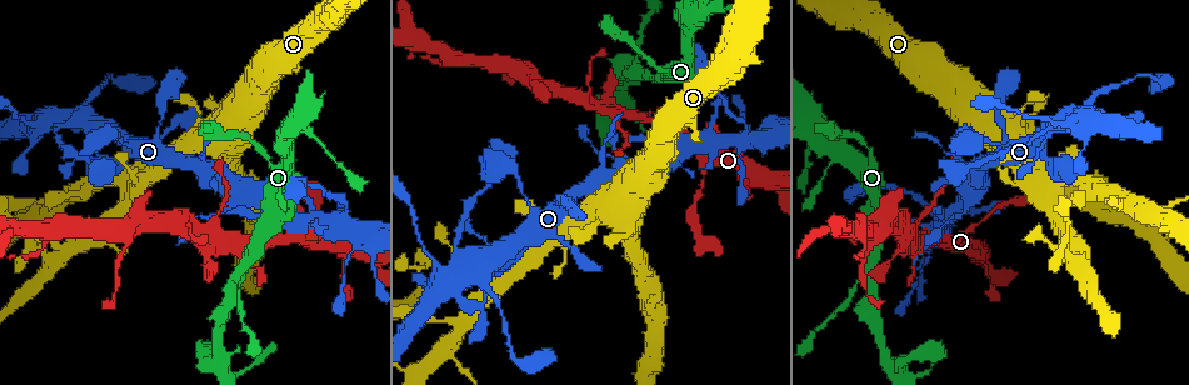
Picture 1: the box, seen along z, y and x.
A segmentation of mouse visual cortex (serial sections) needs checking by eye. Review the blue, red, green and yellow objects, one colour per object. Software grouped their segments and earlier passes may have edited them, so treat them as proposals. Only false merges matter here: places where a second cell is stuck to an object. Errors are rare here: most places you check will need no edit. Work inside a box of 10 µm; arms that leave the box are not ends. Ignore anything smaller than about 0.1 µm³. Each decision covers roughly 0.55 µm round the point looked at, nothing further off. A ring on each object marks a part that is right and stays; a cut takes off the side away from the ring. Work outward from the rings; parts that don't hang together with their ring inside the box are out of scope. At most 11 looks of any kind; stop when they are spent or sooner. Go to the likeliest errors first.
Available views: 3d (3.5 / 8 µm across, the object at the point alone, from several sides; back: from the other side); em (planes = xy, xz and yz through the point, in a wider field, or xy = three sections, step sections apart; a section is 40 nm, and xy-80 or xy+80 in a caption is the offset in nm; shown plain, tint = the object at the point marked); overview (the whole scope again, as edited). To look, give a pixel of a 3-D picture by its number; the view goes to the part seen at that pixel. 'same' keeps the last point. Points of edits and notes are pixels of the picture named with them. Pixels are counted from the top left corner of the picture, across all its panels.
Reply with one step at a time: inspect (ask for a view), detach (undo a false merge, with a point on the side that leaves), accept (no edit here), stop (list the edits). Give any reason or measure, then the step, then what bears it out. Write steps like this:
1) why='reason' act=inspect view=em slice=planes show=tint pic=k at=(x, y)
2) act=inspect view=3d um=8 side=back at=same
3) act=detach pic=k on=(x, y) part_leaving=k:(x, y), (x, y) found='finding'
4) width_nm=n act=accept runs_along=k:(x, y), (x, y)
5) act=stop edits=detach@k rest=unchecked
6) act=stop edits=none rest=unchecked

why='abrupt turn' act=inspect view=3d um=3.5 pic=1 at=(597, 210)

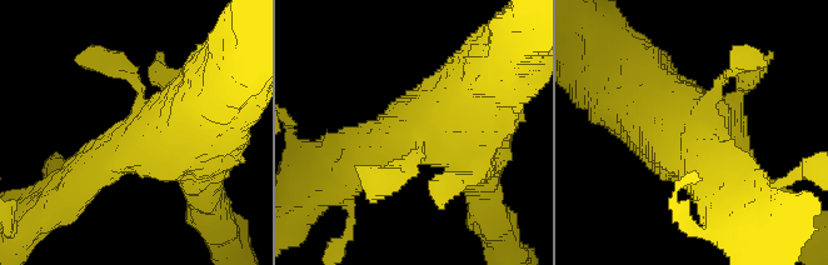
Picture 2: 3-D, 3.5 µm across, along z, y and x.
act=inspect view=em slice=planes show=tint pic=2 at=(694, 137)

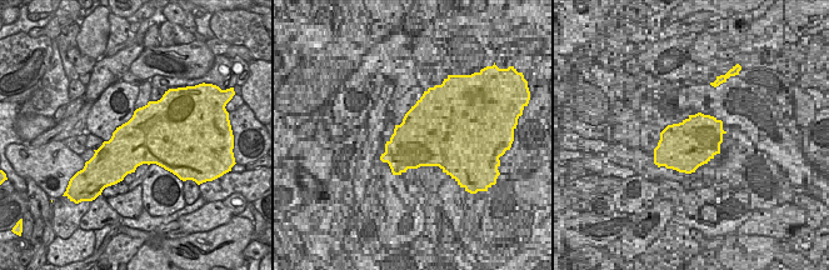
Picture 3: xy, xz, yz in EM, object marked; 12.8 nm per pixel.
act=inspect view=em slice=xy step=5 show=tint at=same

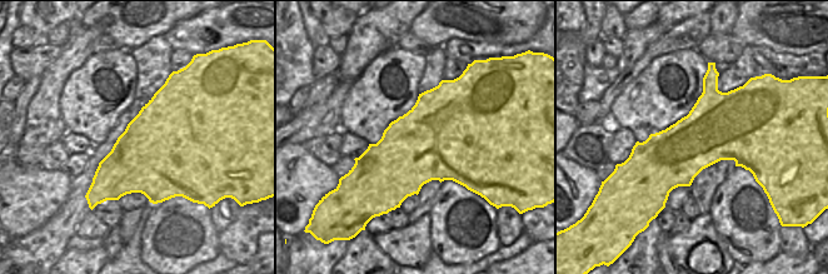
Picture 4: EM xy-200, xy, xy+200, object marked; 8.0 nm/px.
act=accept runs_along=2:(507, 60), (458, 115), (384, 140) found='all the same cell'

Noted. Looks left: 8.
why='sudden change in width' act=inspect view=3d um=3.5 side=back pic=1 at=(33, 125)

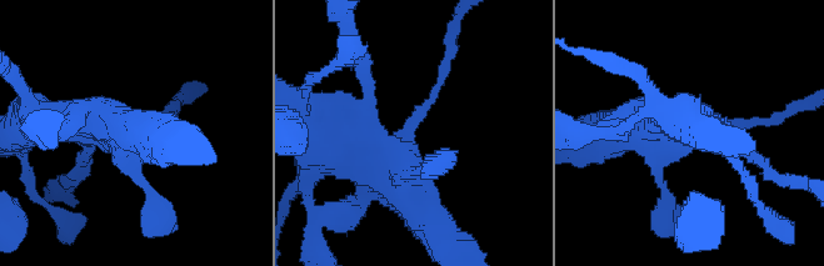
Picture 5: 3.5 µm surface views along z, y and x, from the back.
arm_widths_nm=150,450 act=inspect view=em slice=xy step=5 show=tint pic=5 at=(413, 119)

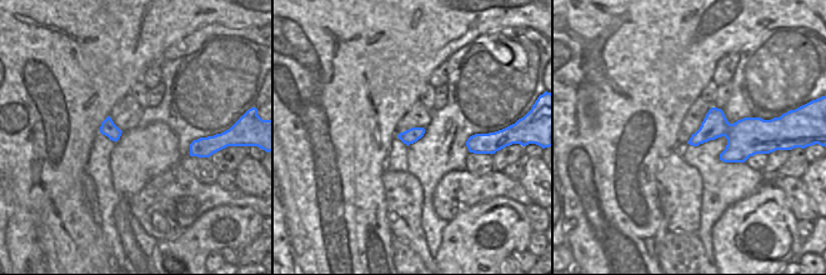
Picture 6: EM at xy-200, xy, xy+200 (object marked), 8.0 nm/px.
act=accept runs_along=5:(670, 119), (699, 134), (777, 119) found='all the same cell'

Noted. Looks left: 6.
why='narrows sharply' act=inspect view=3d um=3.5 pic=1 at=(920, 244)

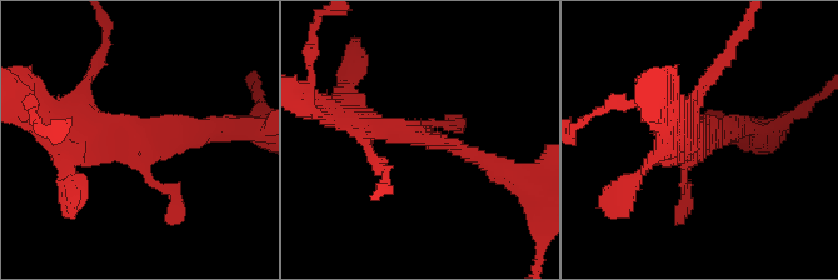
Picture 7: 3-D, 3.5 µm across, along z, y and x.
why='now the EM' act=inspect view=em slice=planes show=tint pic=7 at=(707, 135)

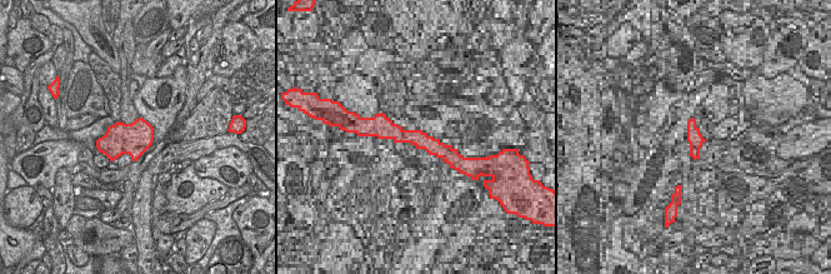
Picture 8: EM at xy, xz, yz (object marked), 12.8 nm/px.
act=accept runs_along=7:(515, 176), (415, 131), (362, 123) found='all the same cell'

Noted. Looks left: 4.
why='abrupt turn' act=inspect view=3d um=3.5 pic=1 at=(891, 362)

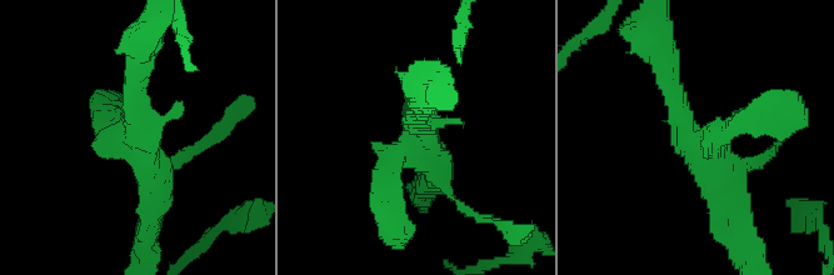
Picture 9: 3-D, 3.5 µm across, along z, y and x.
why='need the tissue' act=inspect view=em slice=planes show=tint pic=9 at=(690, 139)

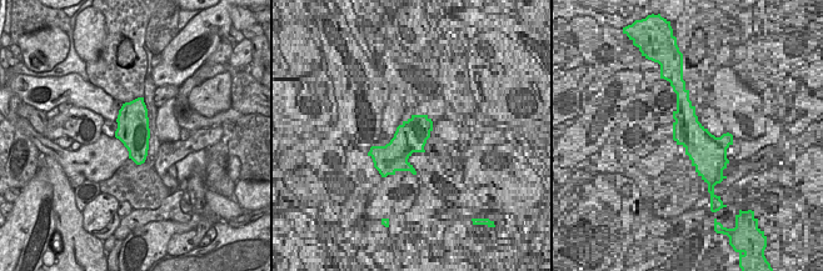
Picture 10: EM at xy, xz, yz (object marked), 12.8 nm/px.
why='another direction' act=inspect view=em slice=xy step=1 show=tint at=same

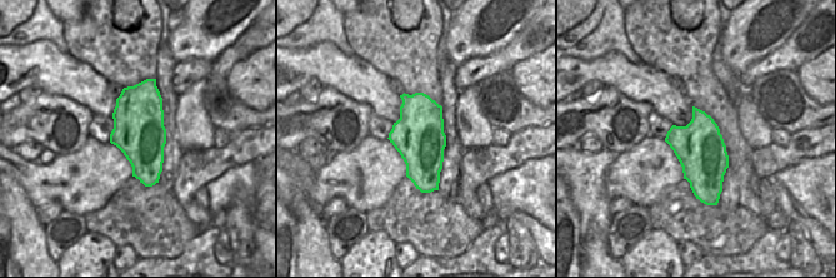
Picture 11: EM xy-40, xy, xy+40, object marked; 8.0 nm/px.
act=accept runs_along=9:(665, 64), (698, 148), (749, 118) found='one cell here'

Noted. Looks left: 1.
act=stop edits=none rest=unchecked

